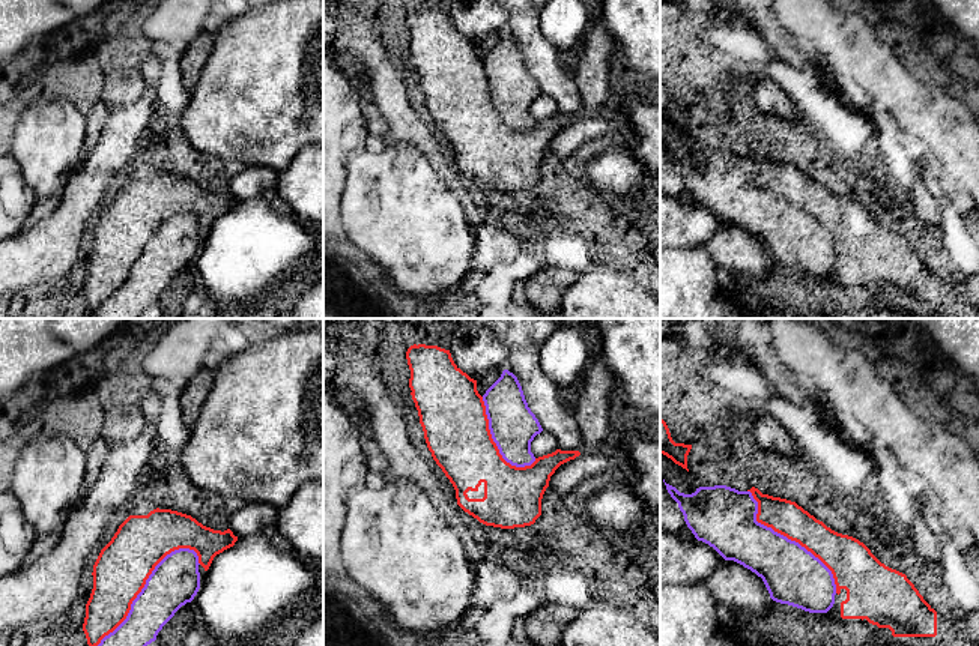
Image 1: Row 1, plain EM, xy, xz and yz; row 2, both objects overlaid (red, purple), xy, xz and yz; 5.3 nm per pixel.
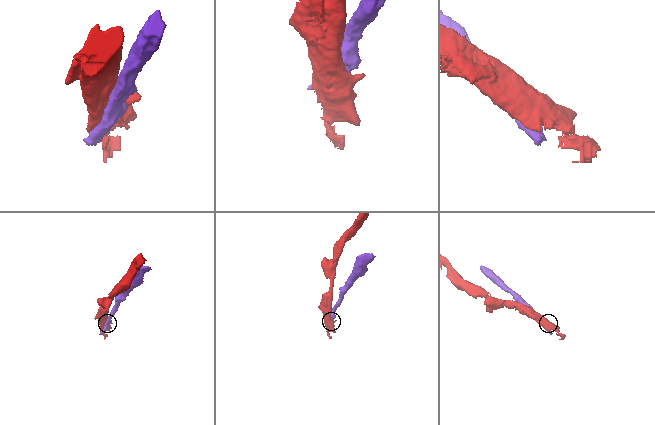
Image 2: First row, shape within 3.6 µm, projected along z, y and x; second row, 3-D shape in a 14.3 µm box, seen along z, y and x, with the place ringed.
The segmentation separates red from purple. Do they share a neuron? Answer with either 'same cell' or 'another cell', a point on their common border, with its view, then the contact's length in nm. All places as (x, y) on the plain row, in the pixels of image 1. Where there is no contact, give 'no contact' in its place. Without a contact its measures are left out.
another cell; meets red in xy at (143, 250); contact 750 nm long

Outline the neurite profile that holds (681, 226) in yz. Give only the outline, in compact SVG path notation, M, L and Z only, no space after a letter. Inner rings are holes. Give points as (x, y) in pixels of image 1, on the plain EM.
M660 192L660 246L693 248L705 243L725 222L702 204L684 204Z

